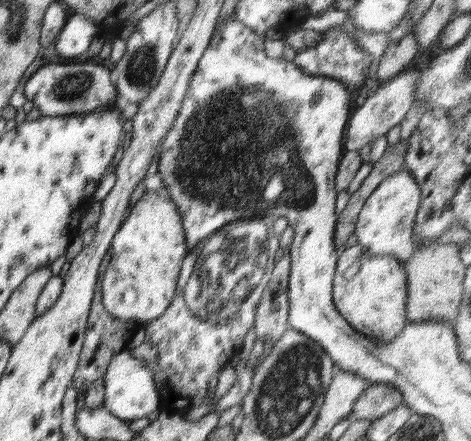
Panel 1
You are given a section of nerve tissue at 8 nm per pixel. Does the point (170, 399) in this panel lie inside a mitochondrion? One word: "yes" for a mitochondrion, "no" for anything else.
no

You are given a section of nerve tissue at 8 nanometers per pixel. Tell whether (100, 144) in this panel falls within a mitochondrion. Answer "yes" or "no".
no

